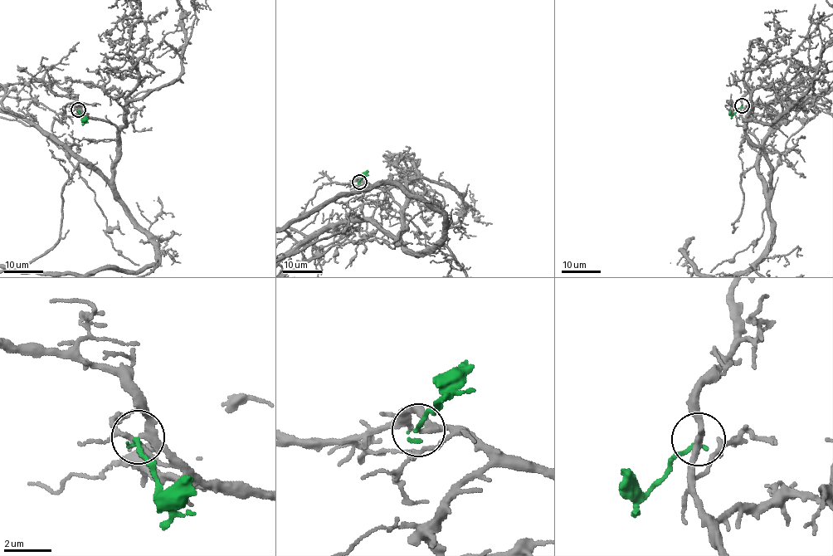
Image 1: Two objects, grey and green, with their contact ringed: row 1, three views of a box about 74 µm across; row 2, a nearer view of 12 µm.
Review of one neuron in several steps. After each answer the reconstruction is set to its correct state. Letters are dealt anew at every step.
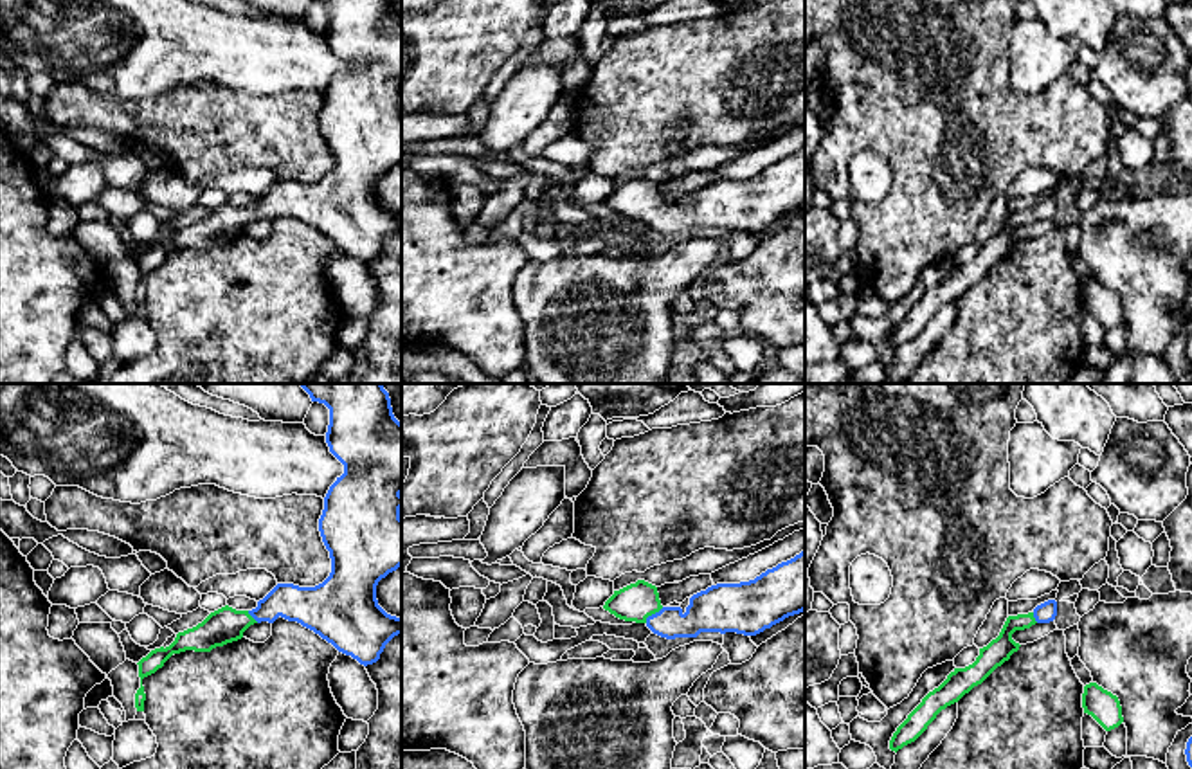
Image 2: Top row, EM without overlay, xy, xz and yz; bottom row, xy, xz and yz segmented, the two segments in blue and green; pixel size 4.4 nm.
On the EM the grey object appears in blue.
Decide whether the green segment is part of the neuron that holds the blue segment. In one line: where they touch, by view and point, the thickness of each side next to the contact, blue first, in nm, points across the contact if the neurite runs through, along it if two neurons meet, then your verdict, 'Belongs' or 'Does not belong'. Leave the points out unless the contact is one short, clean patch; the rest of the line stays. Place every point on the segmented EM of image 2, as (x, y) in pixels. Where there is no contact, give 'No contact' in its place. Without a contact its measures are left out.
Touches blue at xz (652, 615). Thickness 190 nm (blue) against 170 nm. Path across: xz (708, 611), (695, 620), (652, 615), (636, 602). Belongs

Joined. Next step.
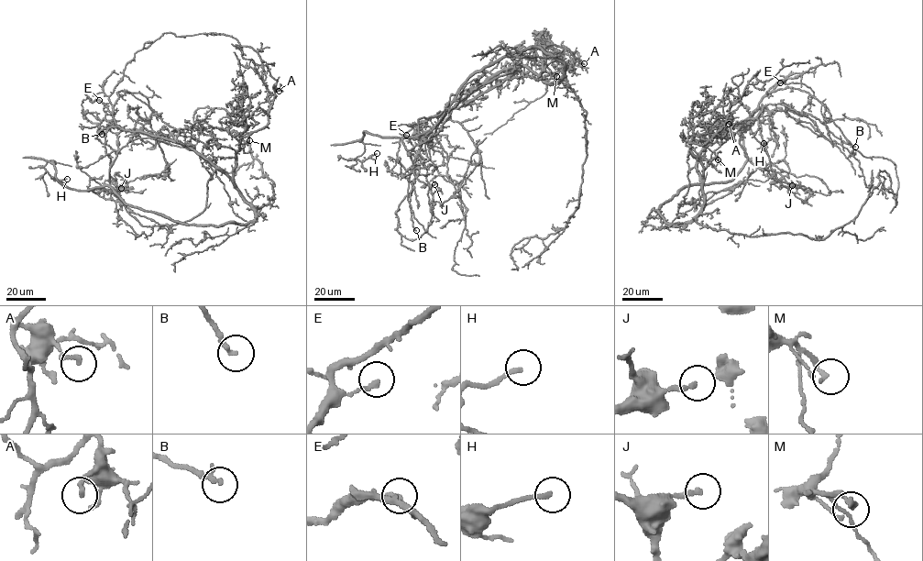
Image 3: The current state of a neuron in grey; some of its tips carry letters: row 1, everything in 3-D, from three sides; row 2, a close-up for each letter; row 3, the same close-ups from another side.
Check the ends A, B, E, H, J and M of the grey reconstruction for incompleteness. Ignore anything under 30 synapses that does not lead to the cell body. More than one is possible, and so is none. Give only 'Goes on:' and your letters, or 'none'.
Goes on: none

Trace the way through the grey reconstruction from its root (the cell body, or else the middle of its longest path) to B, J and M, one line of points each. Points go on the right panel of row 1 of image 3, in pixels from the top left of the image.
B: (698, 173), (696, 161), (708, 141), (747, 119), (760, 108), (809, 114), (835, 137), (855, 147)
J: (698, 173), (696, 166), (687, 171), (684, 203), (732, 189), (748, 180), (764, 181), (777, 172), (792, 185)
M: (698, 173), (701, 183), (701, 159), (718, 159)

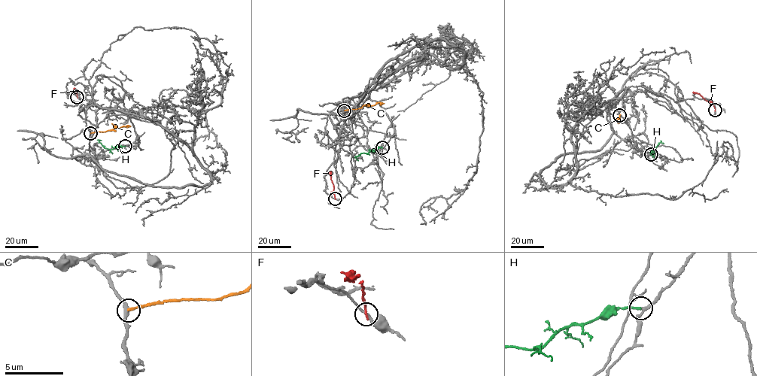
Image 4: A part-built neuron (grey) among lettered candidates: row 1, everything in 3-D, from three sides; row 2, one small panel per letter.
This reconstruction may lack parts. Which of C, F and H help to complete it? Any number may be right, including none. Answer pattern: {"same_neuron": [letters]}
{"same_neuron": ["H"]}

